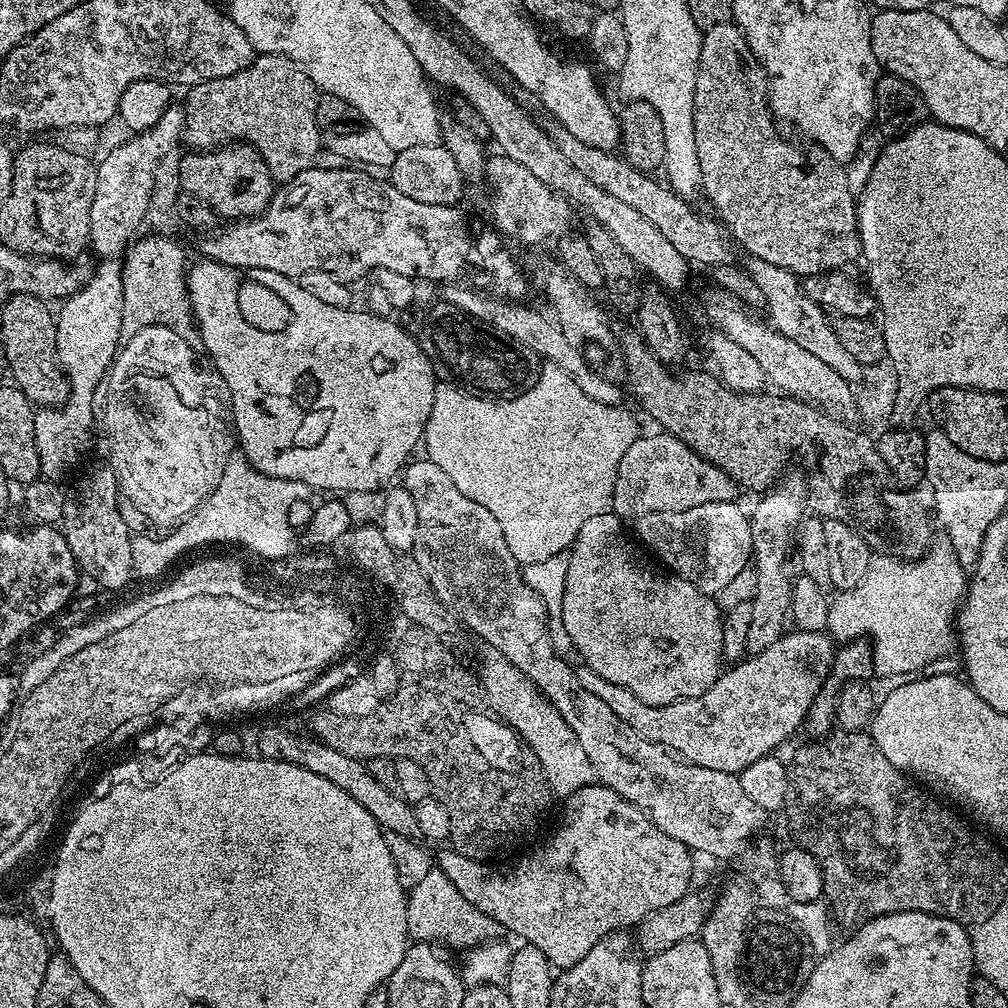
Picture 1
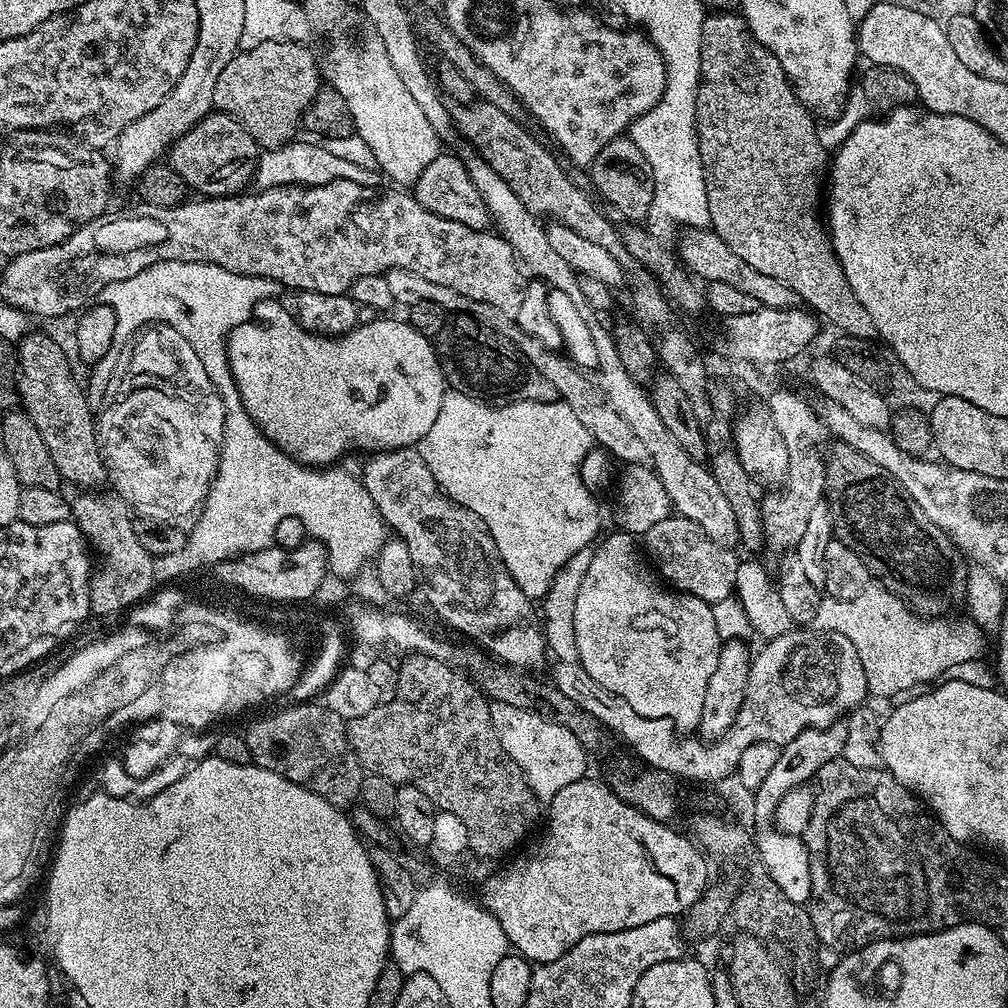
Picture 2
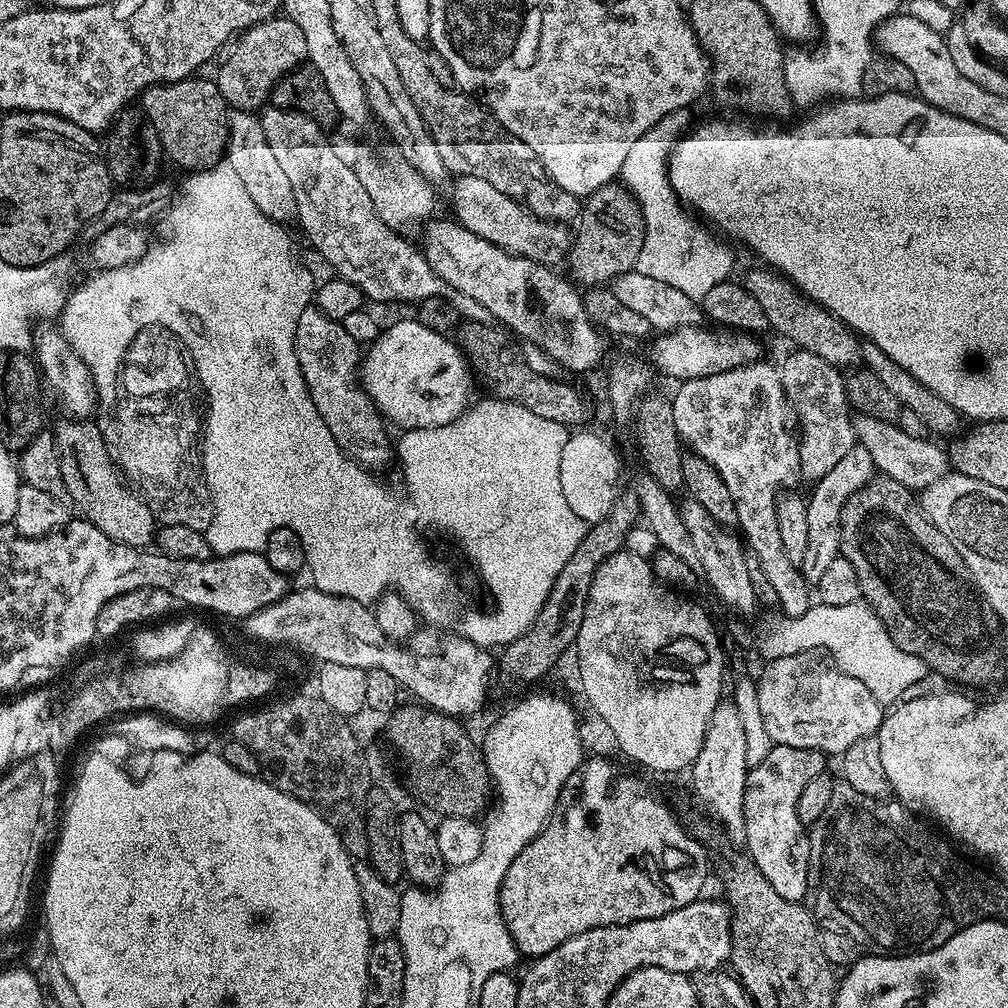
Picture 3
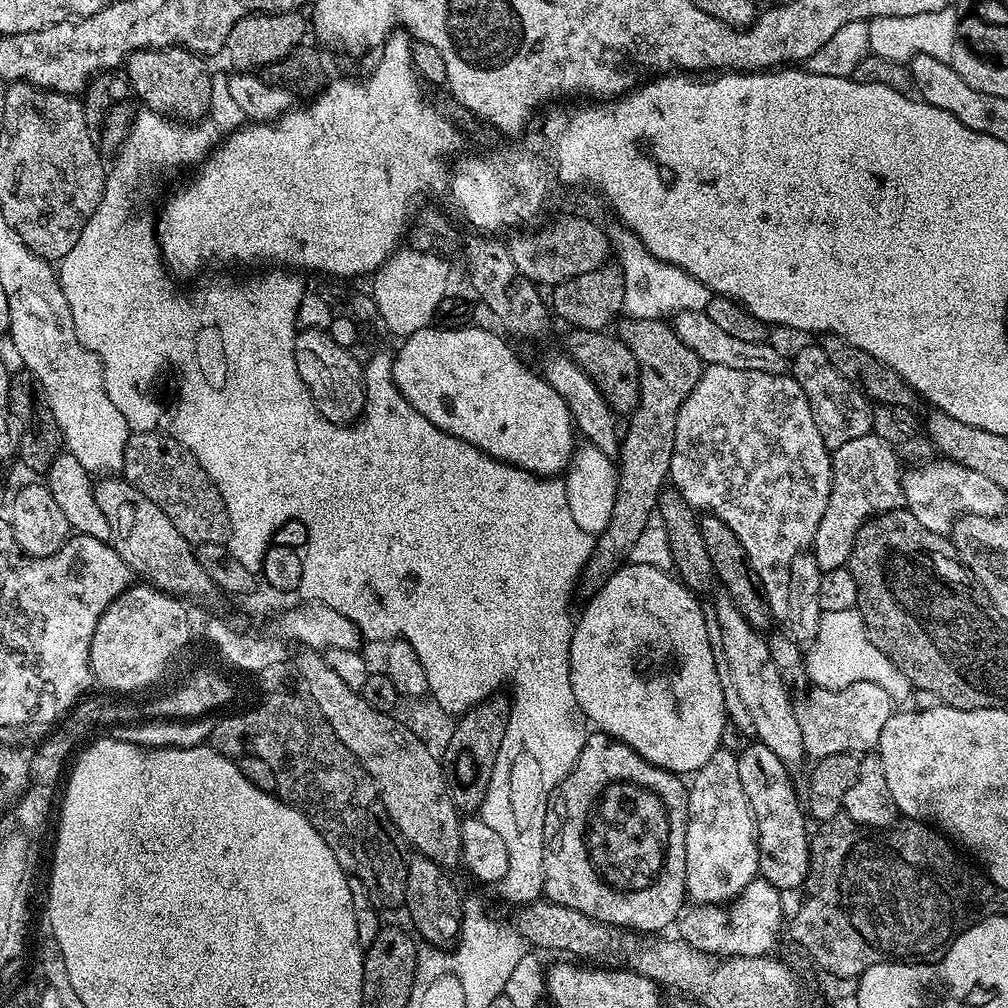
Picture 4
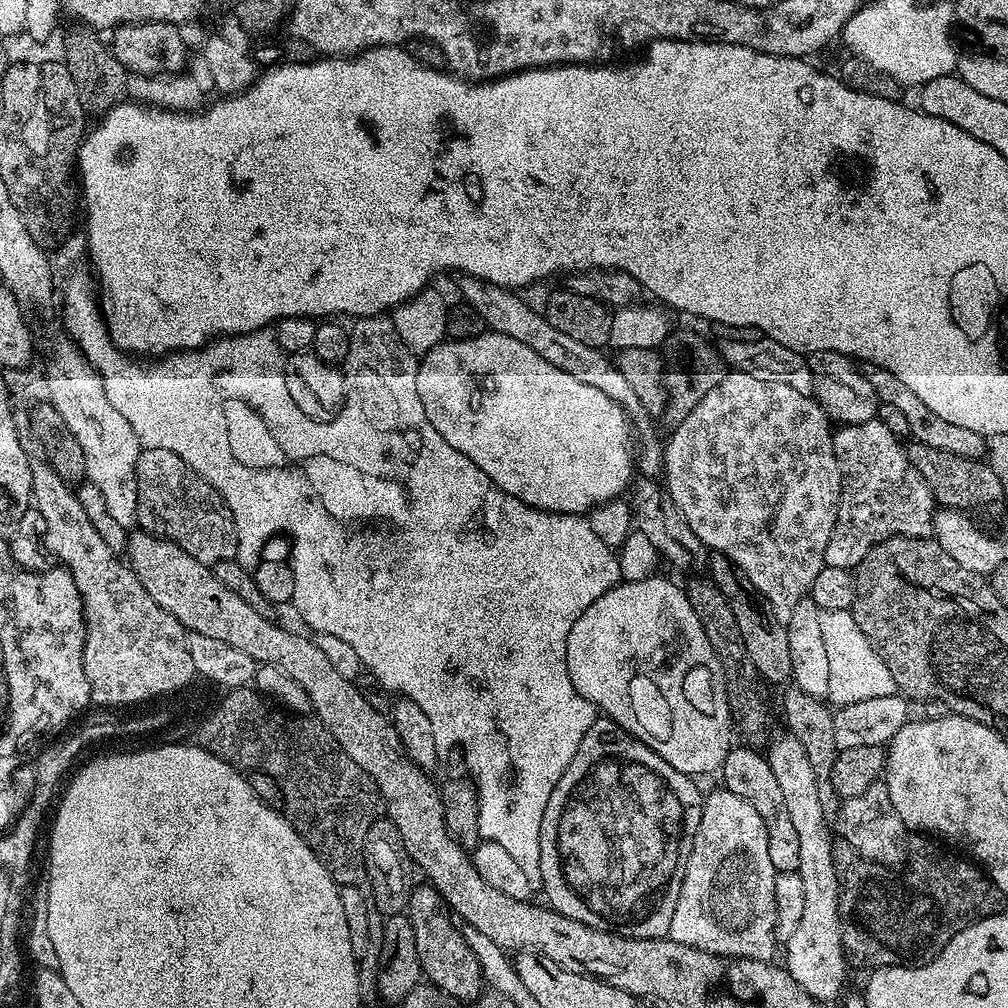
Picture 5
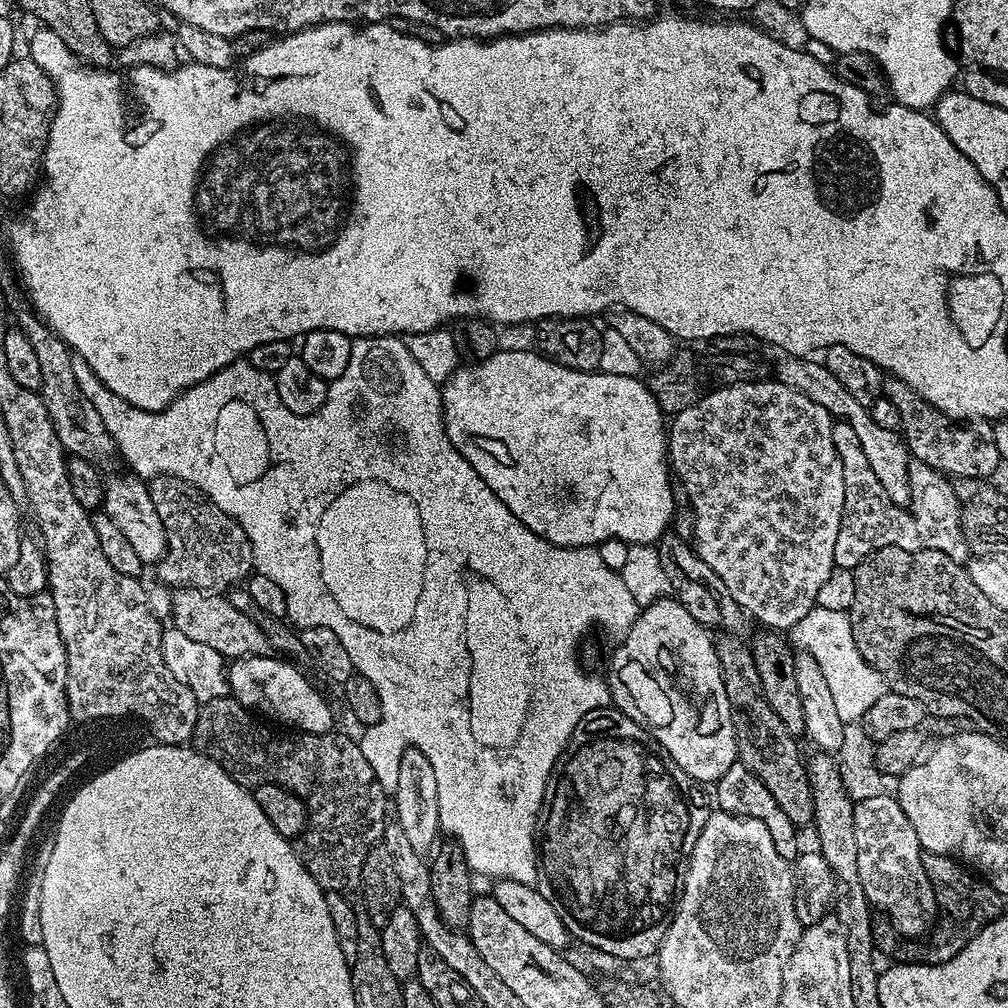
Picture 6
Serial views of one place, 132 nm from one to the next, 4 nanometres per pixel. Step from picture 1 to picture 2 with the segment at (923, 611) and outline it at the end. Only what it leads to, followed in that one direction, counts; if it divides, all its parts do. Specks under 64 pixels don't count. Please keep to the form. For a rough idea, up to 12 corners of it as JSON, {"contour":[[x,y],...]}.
{"contour":[[883,586],[821,599],[873,697],[903,697],[978,659],[967,619],[917,616]]}

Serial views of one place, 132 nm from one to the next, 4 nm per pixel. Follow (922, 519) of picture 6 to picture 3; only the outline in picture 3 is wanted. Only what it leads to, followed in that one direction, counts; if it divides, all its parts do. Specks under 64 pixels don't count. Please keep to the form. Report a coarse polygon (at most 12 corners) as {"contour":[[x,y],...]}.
{"contour":[[857,443],[807,493],[808,536],[828,544],[798,567],[819,585],[840,555],[842,506],[876,467]]}

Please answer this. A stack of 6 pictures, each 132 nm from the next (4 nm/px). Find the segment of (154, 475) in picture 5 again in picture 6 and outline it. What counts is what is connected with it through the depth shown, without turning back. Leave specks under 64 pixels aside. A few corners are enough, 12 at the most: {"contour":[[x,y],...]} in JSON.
{"contour":[[177,476],[148,484],[172,586],[224,594],[253,571],[245,525]]}

